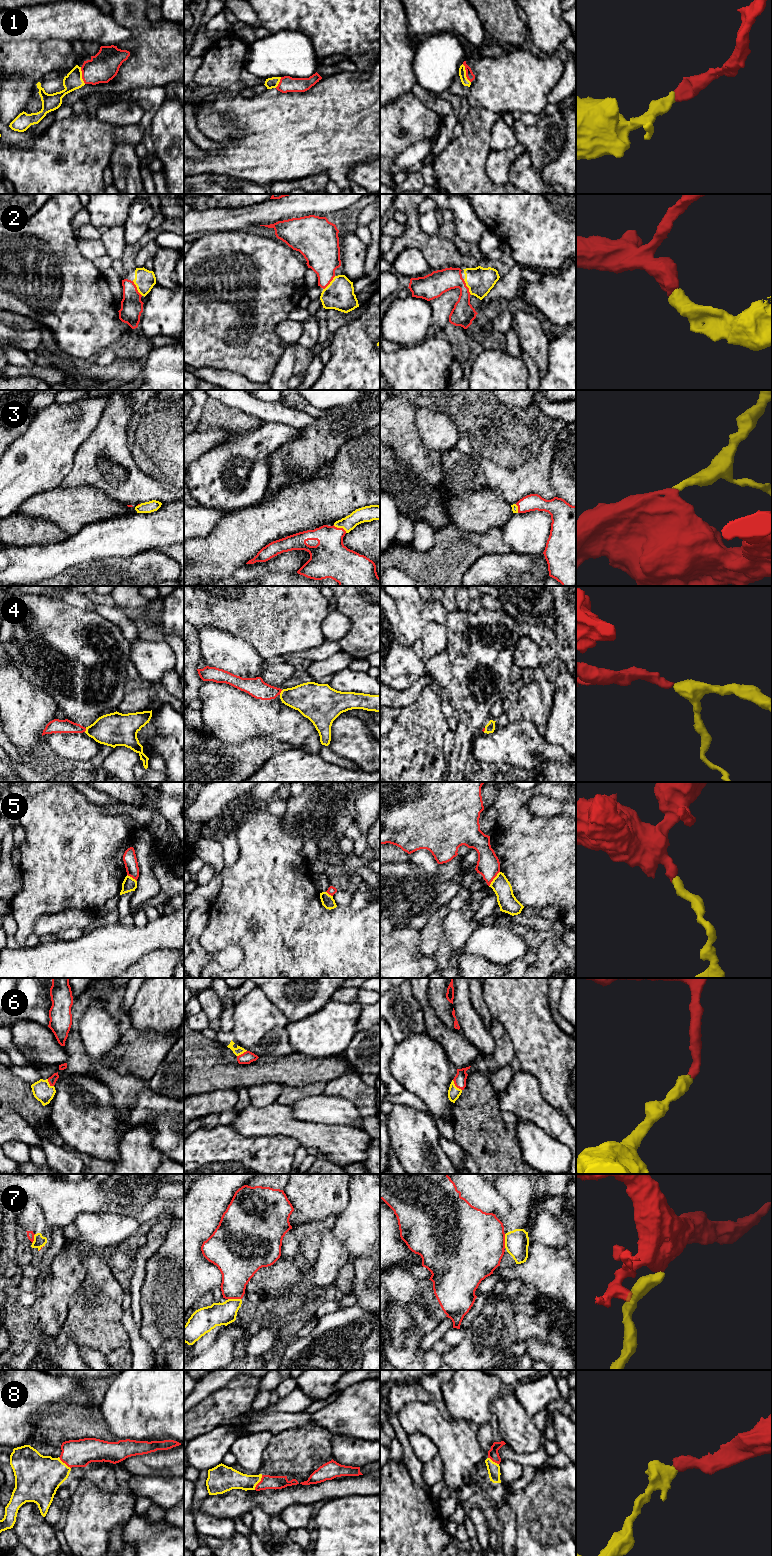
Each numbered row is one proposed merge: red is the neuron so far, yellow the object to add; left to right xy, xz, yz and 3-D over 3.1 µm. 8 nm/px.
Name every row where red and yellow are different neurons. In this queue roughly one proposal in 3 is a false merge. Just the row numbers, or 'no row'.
5, 7

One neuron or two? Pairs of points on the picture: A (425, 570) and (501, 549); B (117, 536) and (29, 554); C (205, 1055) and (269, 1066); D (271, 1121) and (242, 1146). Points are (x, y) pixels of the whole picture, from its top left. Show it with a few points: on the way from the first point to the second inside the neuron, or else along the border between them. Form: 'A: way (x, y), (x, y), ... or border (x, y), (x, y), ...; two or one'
A: way (444, 564), (461, 548), (482, 548); one
B: way (95, 541), (66, 554), (51, 554); one
C: way (221, 1071), (253, 1071); one
D: border (233, 1127), (248, 1136), (279, 1135); two

